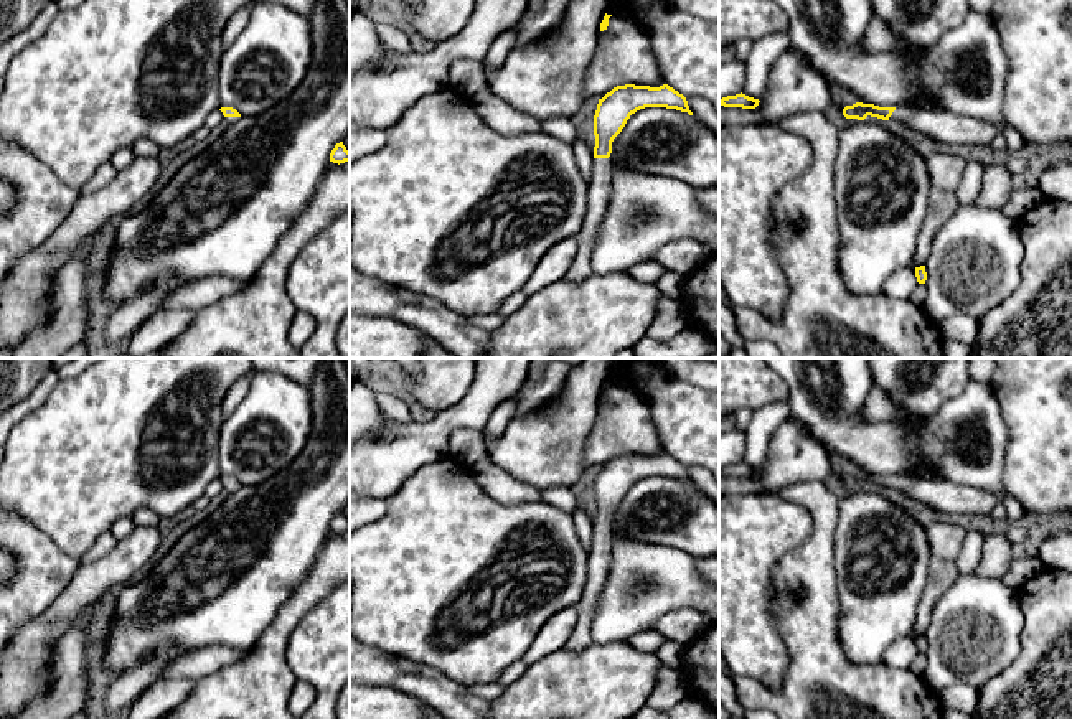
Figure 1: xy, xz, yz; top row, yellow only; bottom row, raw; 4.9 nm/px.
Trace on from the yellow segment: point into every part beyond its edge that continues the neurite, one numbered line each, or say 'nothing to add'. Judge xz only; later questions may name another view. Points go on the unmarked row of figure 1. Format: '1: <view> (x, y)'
1: xz (599, 558)

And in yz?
1: yz (949, 498)

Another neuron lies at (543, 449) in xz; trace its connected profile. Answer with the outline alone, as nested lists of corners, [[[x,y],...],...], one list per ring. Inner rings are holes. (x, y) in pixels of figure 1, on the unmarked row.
[[[584,358],[572,366],[562,392],[539,411],[513,417],[498,437],[485,442],[487,455],[541,493],[572,486],[585,472],[587,439],[617,360]]]

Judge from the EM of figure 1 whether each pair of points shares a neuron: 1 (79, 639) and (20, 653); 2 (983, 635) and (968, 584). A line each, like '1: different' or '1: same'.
1: different
2: same

